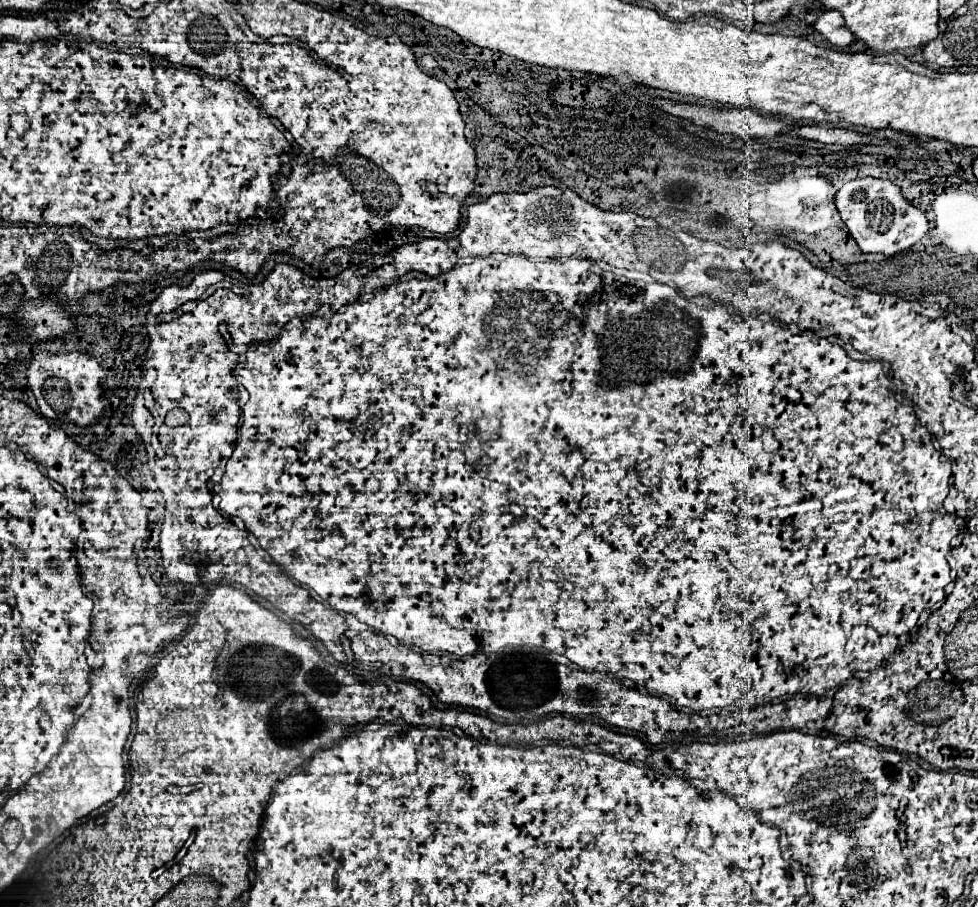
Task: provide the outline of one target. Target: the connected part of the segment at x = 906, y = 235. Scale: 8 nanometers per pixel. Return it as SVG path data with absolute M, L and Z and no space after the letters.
M857 177L845 183L837 195L835 205L841 213L843 223L847 225L849 233L857 241L863 253L883 253L895 255L907 251L915 245L929 229L923 211L913 207L901 193L901 189L889 179L875 179L875 177Z

